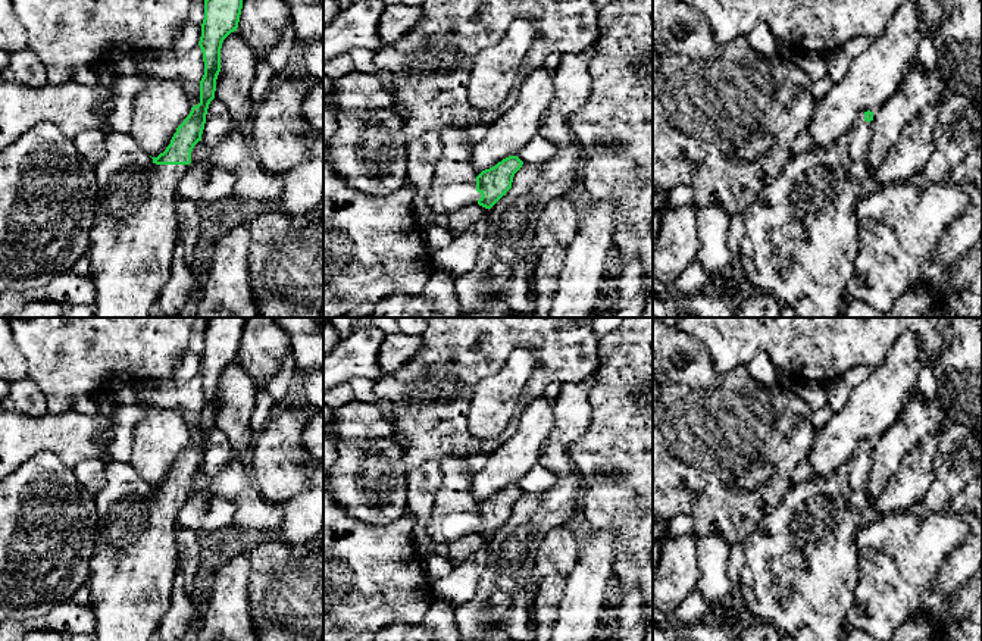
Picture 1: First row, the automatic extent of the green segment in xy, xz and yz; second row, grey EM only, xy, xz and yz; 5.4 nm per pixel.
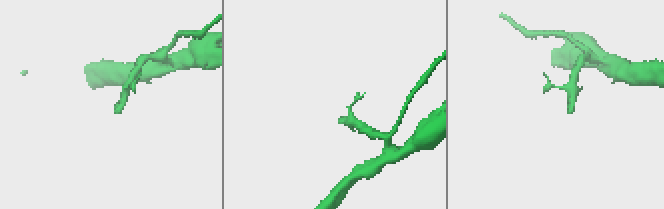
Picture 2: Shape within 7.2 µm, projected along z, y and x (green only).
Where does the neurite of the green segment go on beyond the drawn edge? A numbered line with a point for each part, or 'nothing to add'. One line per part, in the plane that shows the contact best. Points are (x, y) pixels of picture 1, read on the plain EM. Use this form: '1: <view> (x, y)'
1: xy (131, 577)

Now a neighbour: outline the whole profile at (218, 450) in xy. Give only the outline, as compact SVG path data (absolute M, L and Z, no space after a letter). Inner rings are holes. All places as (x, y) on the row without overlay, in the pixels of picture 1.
M213 428L209 434L201 472L215 476L231 460L231 444L225 432Z

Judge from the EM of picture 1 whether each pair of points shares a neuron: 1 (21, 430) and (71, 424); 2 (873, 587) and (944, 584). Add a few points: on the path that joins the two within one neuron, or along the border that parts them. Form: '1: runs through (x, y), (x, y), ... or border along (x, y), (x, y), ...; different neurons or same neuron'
1: runs through (33, 430), (59, 430); same neuron
2: border along (950, 552), (937, 575), (935, 585), (944, 594); different neurons

